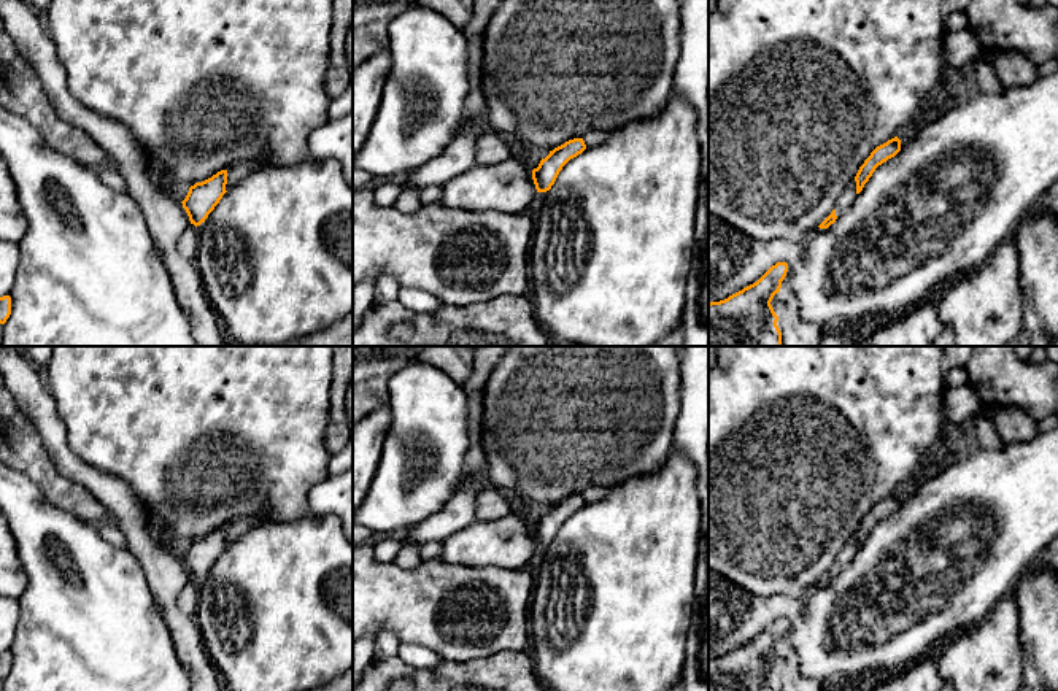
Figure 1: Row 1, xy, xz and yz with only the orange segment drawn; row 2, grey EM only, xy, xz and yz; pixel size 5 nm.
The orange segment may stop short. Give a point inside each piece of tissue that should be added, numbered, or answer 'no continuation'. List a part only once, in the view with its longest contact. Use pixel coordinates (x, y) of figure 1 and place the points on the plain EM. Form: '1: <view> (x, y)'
1: xy (239, 528)

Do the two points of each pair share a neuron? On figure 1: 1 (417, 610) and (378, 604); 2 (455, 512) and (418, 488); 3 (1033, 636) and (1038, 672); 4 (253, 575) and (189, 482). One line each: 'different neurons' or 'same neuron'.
1: same neuron
2: different neurons
3: same neuron
4: different neurons

